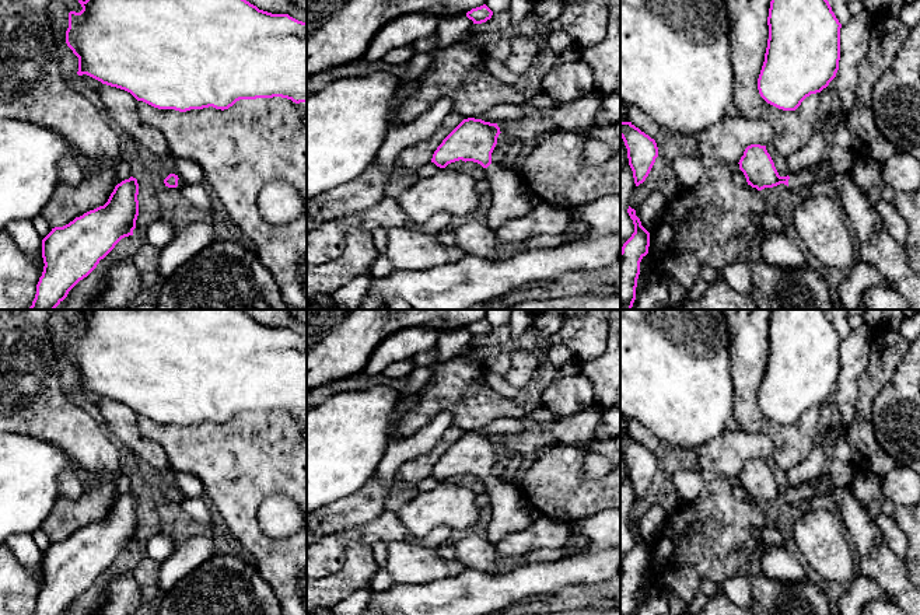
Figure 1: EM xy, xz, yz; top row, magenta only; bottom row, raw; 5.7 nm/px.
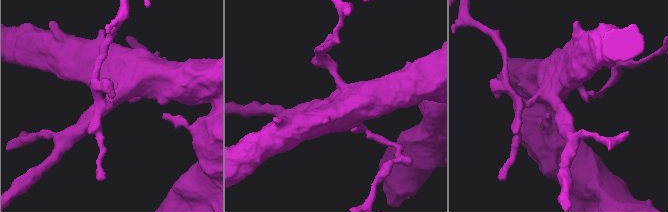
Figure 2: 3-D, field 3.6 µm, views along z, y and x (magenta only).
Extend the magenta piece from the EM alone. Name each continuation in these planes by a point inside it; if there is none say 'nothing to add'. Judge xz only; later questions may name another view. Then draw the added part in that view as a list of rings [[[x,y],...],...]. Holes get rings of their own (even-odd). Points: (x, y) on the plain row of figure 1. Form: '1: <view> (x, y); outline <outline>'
1: xz (509, 514); outline [[[492,476],[486,482],[486,493],[493,509],[486,537],[490,544],[496,545],[506,535],[521,532],[534,523],[522,504],[521,490],[514,483],[503,483]]]

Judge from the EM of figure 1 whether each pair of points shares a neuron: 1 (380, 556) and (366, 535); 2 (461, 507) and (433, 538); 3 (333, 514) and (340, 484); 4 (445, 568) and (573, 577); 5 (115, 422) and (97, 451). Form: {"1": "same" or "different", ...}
{"1": "different", "2": "different", "3": "different", "4": "different", "5": "different"}

